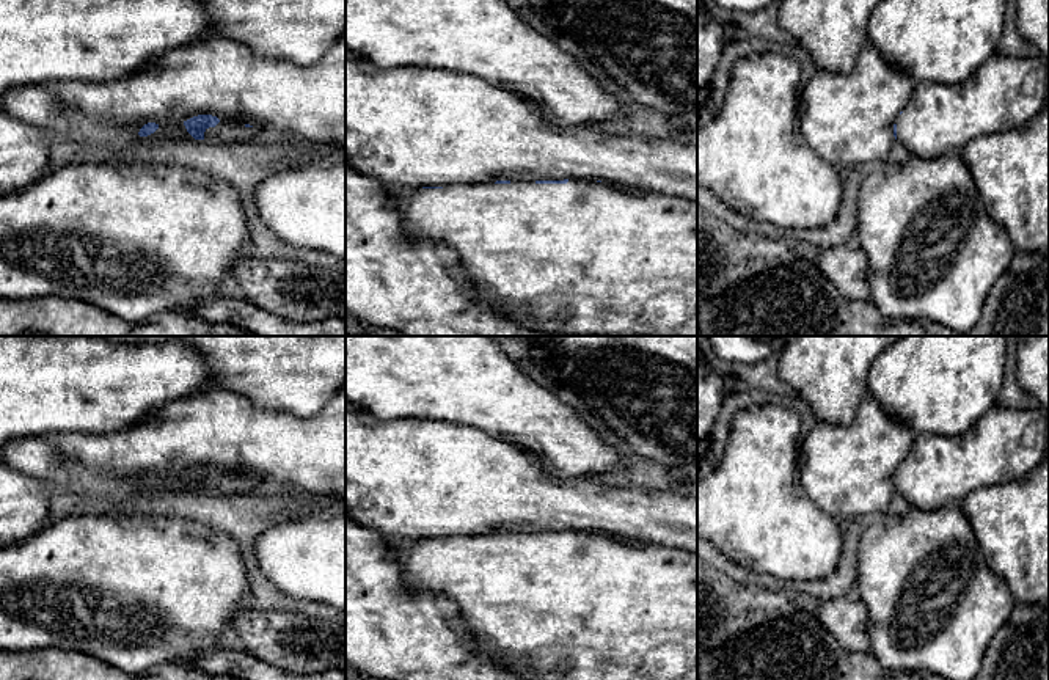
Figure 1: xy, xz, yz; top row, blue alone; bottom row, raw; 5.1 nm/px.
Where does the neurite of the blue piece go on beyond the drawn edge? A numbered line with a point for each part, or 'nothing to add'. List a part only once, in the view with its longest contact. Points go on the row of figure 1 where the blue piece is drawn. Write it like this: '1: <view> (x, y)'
1: xz (588, 258)

